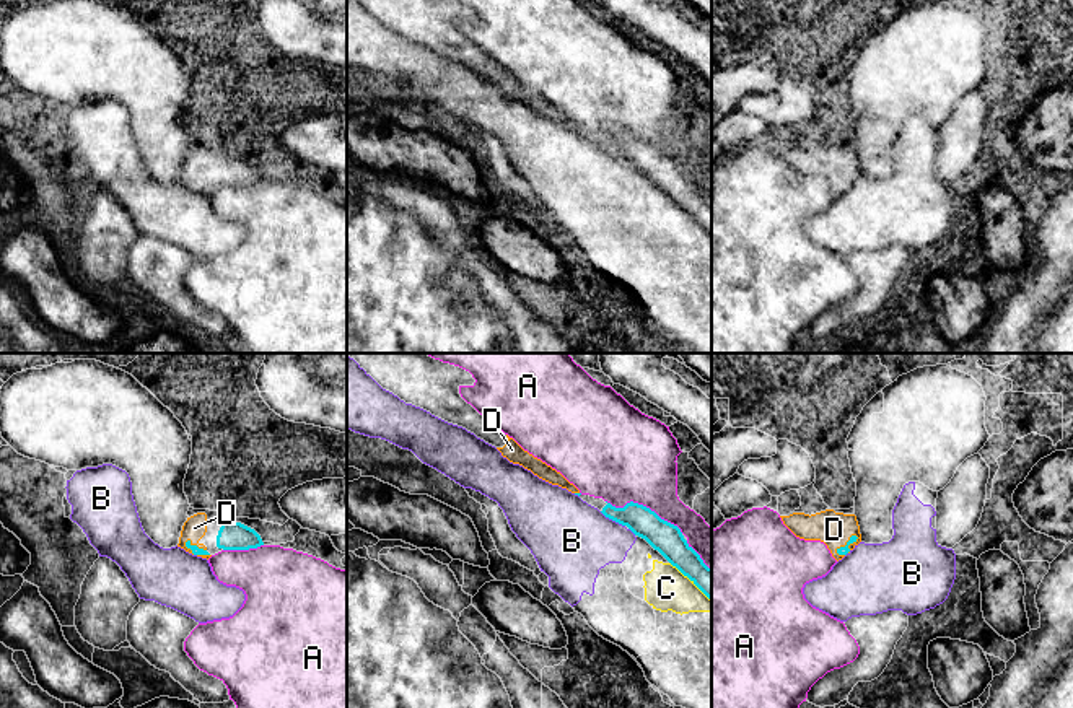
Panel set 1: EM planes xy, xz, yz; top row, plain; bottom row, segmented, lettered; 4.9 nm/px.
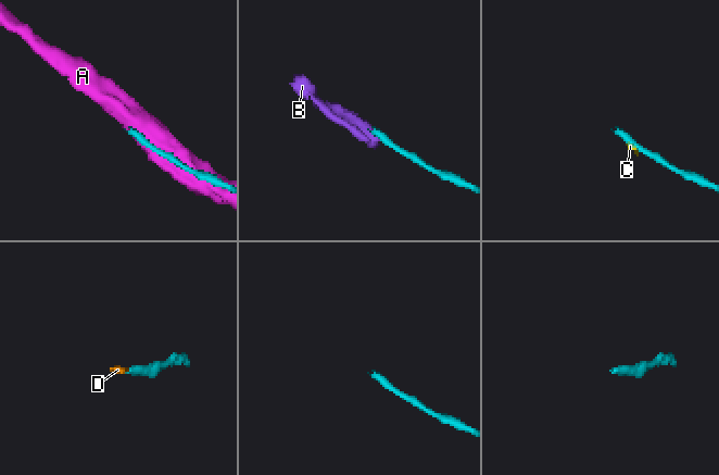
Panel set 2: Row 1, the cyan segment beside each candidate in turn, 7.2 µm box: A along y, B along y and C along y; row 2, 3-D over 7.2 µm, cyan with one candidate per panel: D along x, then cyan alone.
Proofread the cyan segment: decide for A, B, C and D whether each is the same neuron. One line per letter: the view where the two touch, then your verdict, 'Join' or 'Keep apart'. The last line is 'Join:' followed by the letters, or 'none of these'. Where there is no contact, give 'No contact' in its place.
A: Touches cyan in xz. Keep apart
B: Touches cyan in xz. Keep apart
C: Touches cyan in xz. Keep apart
D: Touches cyan in yz. Join
Join: D

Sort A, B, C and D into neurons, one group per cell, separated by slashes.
A / B C / D

